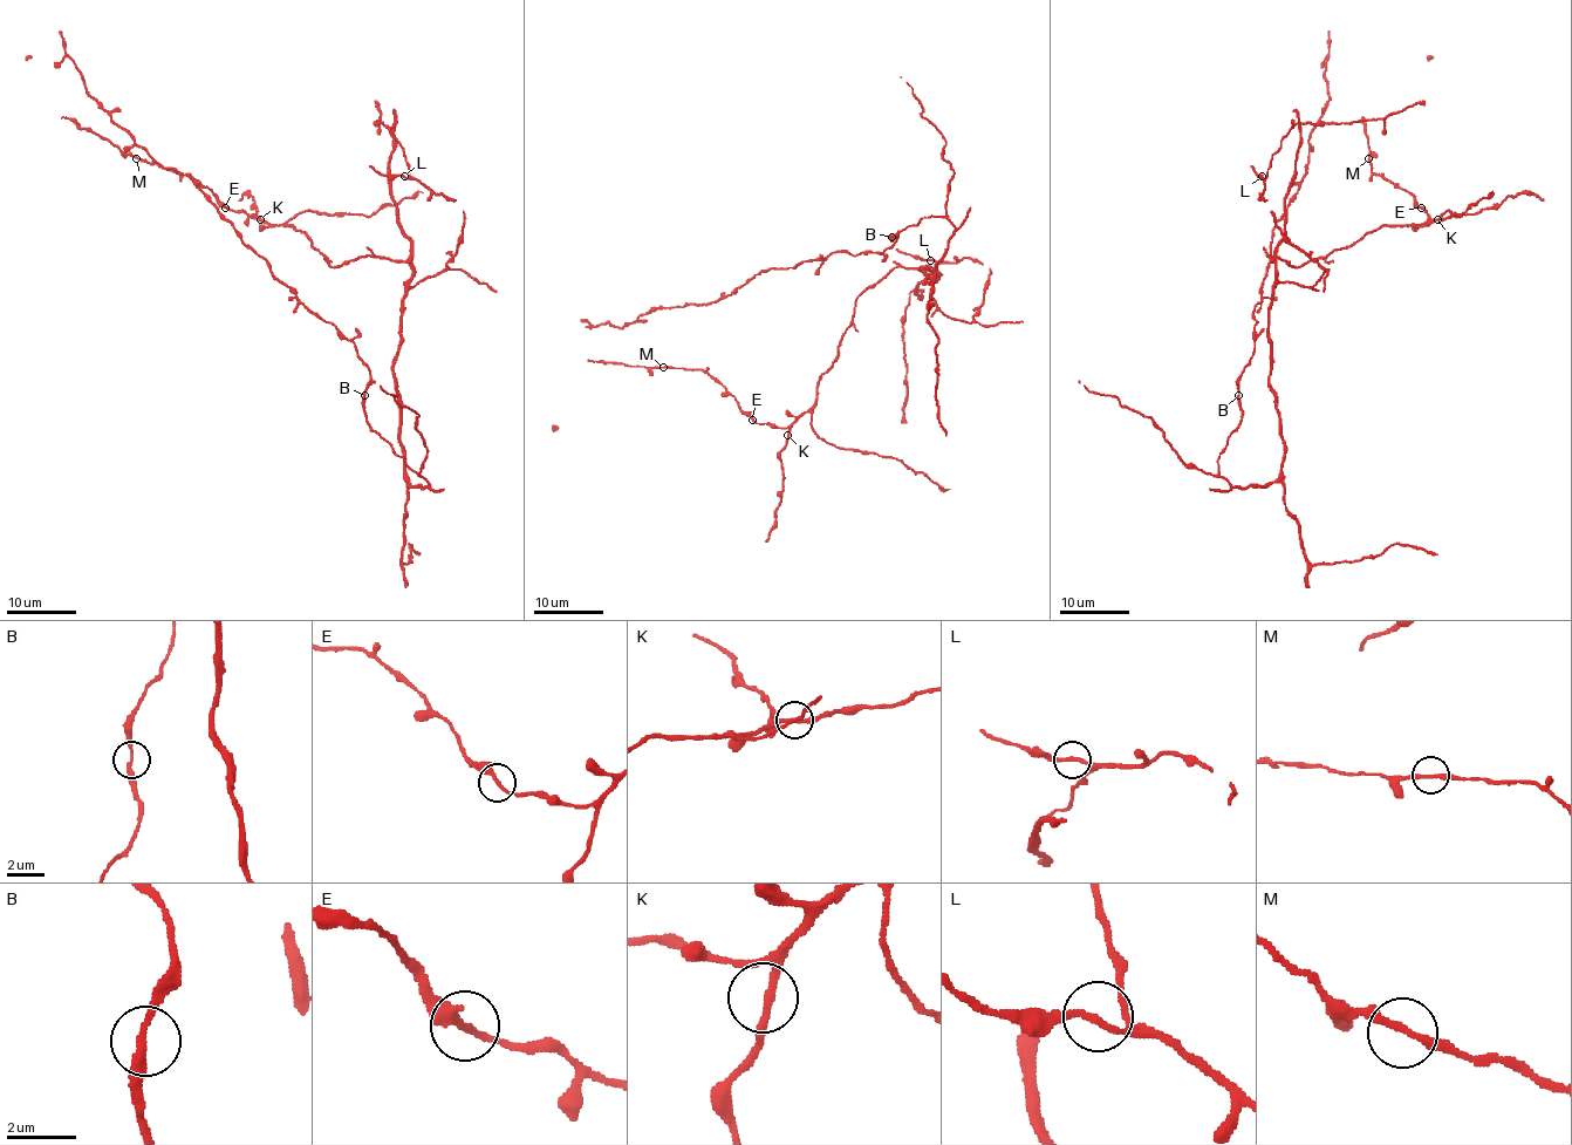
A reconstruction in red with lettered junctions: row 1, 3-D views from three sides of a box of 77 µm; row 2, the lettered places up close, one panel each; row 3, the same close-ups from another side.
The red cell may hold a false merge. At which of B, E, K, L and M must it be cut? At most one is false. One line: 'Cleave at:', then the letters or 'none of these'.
Cleave at: none of these

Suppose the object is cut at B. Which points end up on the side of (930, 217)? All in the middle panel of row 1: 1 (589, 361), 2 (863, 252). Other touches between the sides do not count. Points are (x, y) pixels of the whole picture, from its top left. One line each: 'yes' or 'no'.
1: yes
2: no

